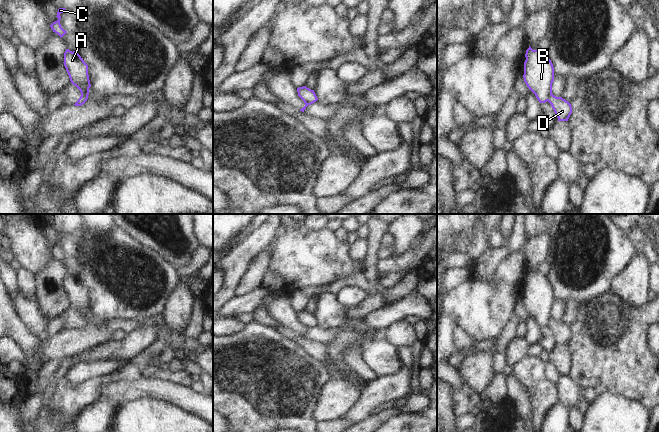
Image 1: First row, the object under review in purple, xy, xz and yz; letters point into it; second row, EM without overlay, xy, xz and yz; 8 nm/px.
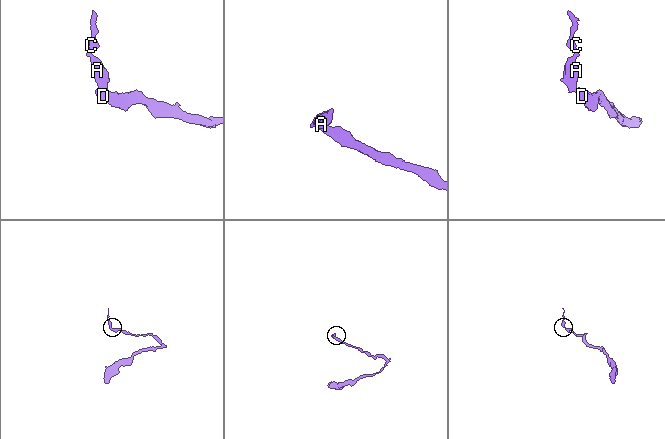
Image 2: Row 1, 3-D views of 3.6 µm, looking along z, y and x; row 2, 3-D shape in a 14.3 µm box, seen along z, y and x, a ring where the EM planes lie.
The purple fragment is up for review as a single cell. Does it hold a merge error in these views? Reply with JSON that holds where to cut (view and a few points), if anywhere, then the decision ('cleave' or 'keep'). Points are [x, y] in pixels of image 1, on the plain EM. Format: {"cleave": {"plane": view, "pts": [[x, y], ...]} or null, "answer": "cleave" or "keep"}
{"cleave": {"plane": "yz", "pts": [[551, 317], [548, 325]]}, "answer": "cleave"}

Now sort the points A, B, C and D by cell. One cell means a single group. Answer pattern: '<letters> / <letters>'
A B C / D

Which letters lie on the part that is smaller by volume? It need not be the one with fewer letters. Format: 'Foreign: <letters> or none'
Foreign: A, B, C

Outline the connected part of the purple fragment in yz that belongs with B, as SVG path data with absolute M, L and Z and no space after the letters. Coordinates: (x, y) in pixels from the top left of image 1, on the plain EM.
M530 270L526 274L524 286L524 306L540 327L549 325L554 305L554 291L547 276L533 274Z

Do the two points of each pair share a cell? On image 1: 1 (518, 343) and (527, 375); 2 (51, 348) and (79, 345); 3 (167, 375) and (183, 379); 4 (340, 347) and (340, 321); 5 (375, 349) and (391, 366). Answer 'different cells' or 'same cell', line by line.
1: different cells
2: same cell
3: same cell
4: same cell
5: same cell

